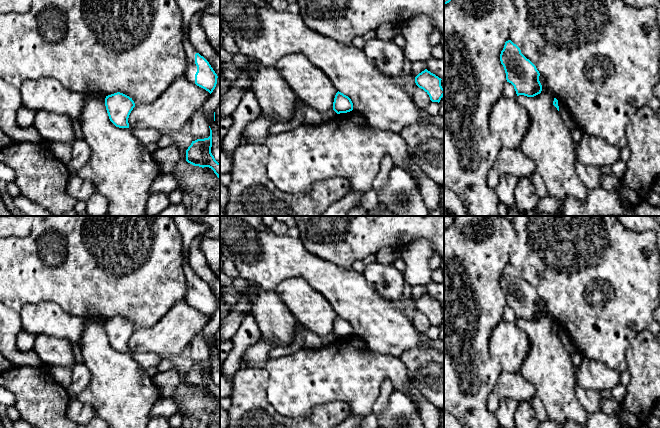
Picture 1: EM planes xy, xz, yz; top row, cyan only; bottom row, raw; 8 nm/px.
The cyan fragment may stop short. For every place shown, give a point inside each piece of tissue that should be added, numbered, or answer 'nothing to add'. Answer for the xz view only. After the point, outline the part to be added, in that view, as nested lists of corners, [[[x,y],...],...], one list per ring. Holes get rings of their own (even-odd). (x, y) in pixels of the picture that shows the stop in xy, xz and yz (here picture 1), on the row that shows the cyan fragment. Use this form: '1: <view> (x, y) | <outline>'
nothing to add

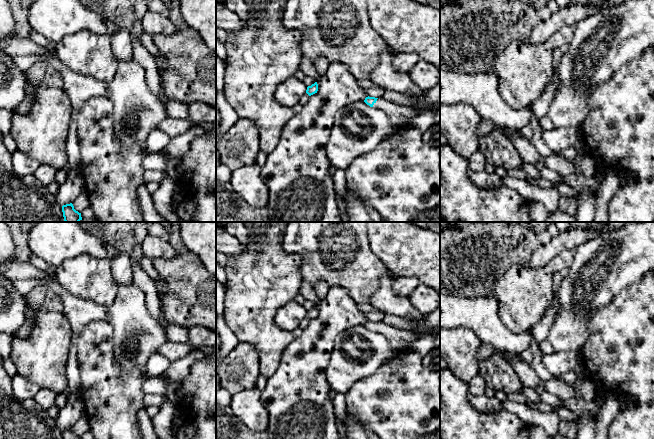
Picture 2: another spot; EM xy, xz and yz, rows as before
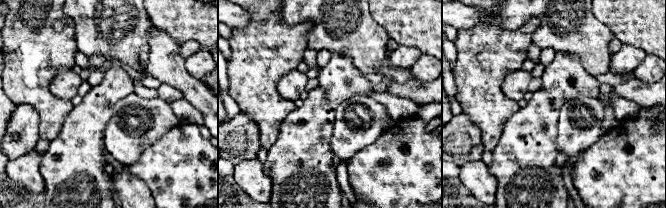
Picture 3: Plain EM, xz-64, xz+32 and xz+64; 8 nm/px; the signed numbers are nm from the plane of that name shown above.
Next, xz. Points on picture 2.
1: xz (398, 114) | [[[383,97],[378,98],[373,107],[384,111],[396,127],[405,126],[406,119],[417,114],[412,107],[391,103]]]

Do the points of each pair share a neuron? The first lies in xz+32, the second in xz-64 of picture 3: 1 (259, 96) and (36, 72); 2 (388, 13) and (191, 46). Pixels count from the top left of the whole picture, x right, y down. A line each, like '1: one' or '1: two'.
1: one
2: two

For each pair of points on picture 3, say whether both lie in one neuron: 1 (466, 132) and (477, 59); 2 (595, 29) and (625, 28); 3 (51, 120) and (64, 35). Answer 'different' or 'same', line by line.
1: different
2: different
3: same

